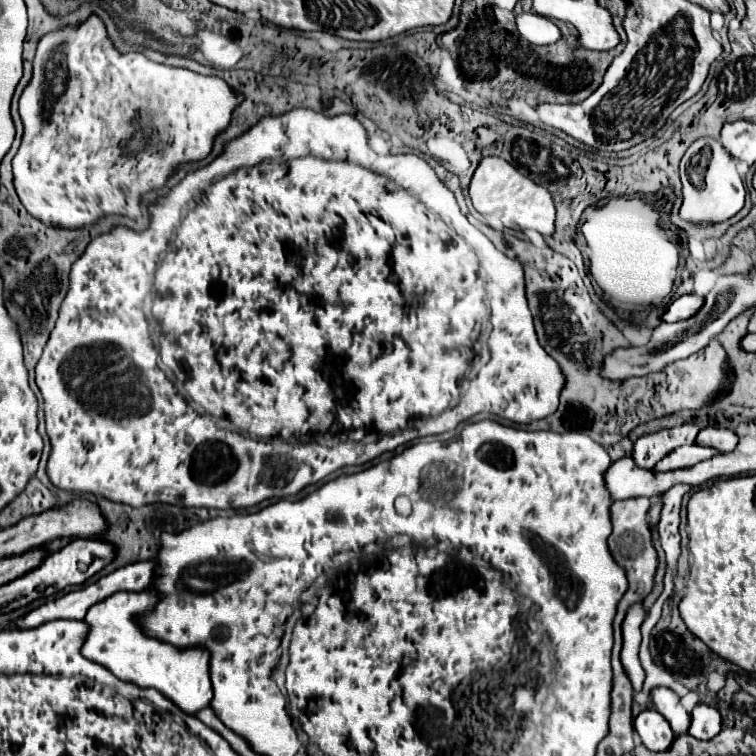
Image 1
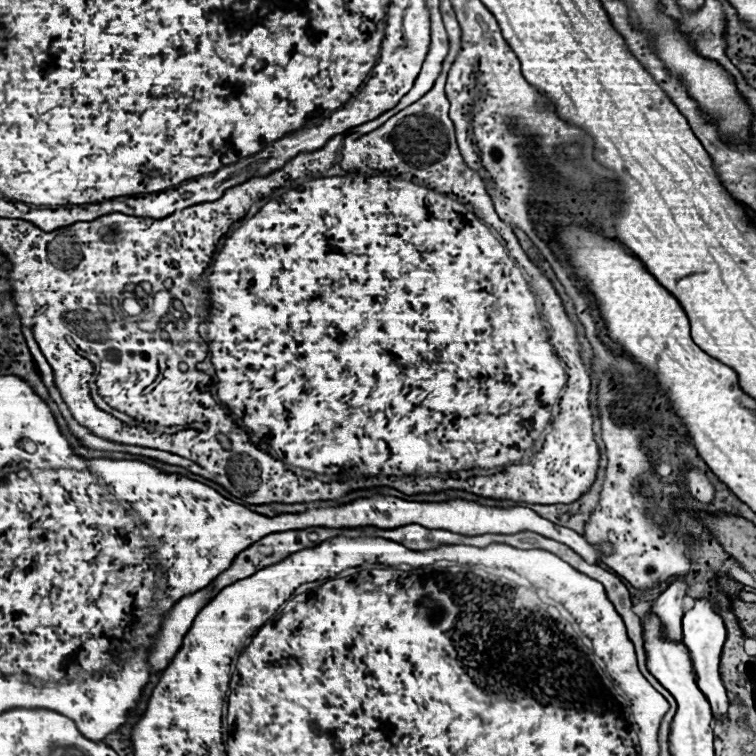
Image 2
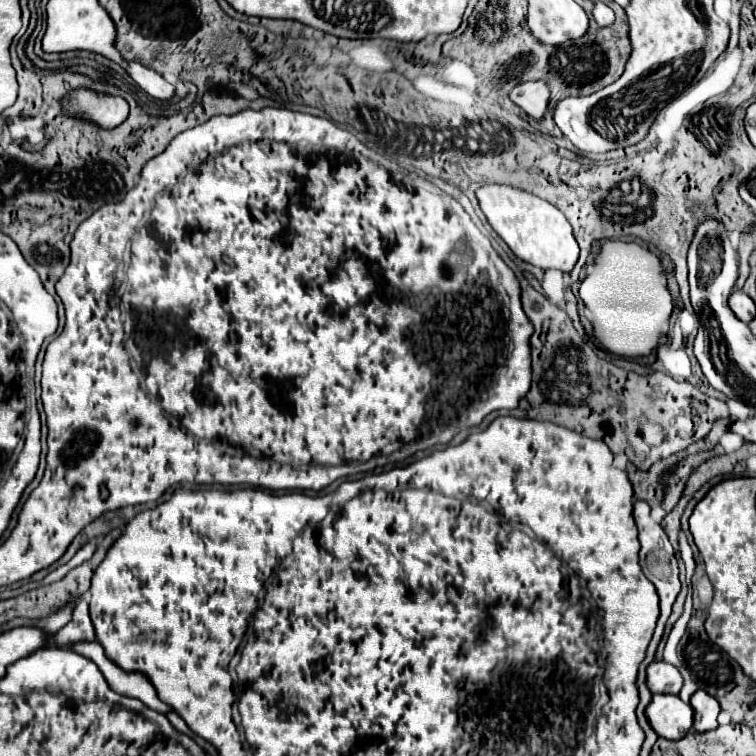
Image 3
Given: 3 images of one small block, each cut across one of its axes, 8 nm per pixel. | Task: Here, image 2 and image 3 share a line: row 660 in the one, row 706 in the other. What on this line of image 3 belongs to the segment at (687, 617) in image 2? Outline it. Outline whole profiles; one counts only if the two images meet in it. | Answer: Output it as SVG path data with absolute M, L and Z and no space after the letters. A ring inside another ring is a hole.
M698 690L692 694L690 704L694 708L694 730L698 732L708 732L714 730L720 706L716 702L716 698L712 698L710 694L706 694L704 690Z

